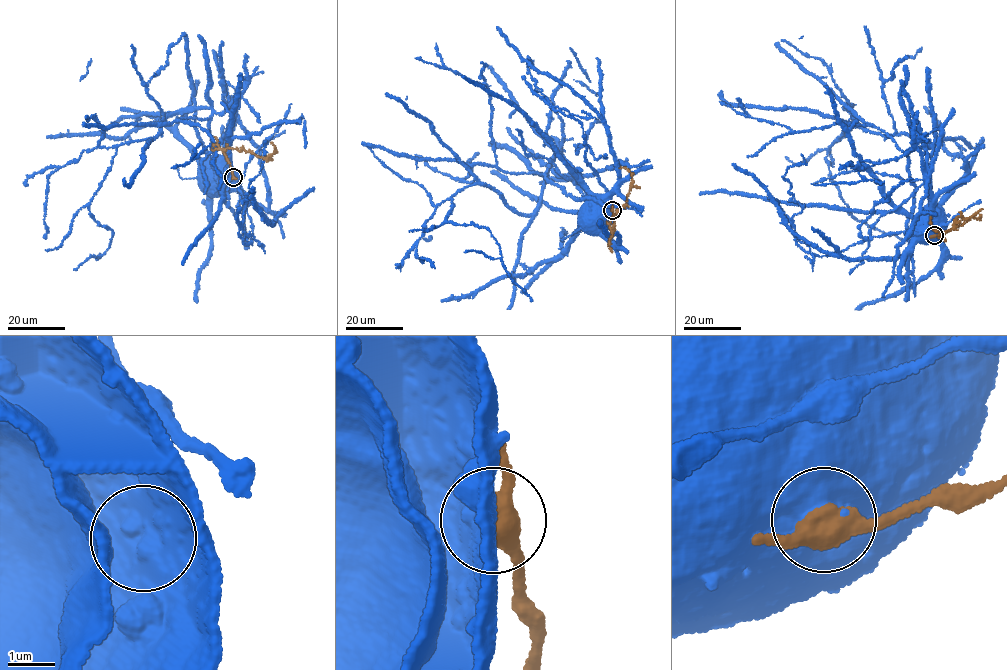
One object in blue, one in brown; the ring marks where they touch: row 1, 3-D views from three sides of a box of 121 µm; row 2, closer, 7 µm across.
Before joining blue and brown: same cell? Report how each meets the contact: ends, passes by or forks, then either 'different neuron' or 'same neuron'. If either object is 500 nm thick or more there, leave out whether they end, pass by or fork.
different neuron

